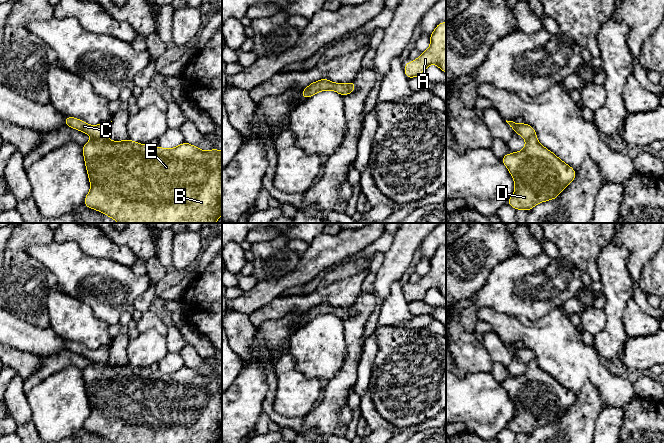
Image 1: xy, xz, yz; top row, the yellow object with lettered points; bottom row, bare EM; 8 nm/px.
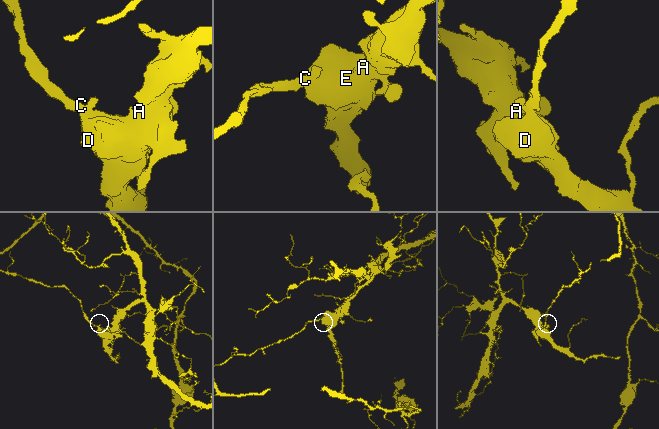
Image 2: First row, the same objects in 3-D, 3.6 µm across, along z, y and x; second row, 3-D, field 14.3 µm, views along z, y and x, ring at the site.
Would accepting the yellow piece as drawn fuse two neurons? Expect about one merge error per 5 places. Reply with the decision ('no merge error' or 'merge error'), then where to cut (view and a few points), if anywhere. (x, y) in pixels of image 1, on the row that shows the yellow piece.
merge error; cut in xy along (94, 137), (105, 139)

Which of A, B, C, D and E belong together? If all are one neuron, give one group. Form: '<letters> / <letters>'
A B D E / C

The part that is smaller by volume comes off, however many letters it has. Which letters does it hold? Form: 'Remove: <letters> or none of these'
Remove: C

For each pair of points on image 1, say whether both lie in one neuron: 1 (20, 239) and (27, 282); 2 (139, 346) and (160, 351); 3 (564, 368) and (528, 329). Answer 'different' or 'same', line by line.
1: same
2: same
3: same

